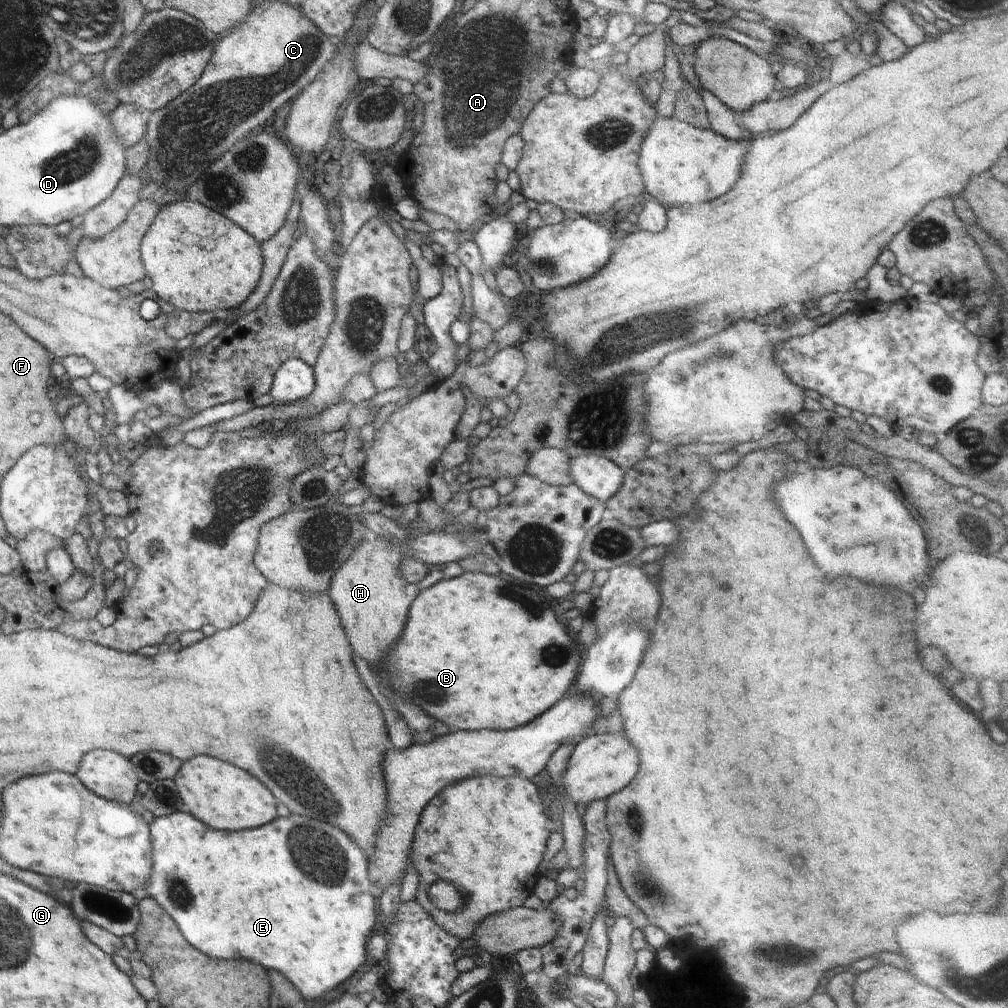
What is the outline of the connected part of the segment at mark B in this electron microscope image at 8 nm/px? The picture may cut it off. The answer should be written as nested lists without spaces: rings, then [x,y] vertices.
[[[462,573],[458,577],[442,579],[434,586],[417,592],[416,598],[409,608],[408,622],[404,624],[402,636],[398,638],[398,642],[392,648],[394,654],[390,656],[390,666],[394,670],[394,682],[396,682],[394,688],[402,688],[402,692],[406,692],[406,696],[410,700],[416,700],[418,708],[420,710],[424,708],[426,714],[430,712],[430,716],[436,716],[438,720],[446,722],[448,726],[460,728],[460,730],[488,728],[488,730],[507,731],[532,722],[537,716],[552,708],[572,688],[585,656],[585,646],[579,642],[577,635],[564,628],[565,624],[558,620],[558,616],[554,614],[554,610],[550,606],[551,601],[552,598],[543,591],[519,584],[502,575],[492,576],[482,573]]]

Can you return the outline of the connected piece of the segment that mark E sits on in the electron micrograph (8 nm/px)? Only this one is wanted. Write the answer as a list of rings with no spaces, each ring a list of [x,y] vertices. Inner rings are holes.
[[[178,810],[168,815],[154,817],[149,824],[152,833],[153,845],[153,874],[146,892],[148,897],[154,898],[156,904],[174,920],[184,938],[200,952],[214,956],[214,958],[248,958],[264,968],[274,968],[288,976],[288,980],[298,988],[302,998],[314,1006],[321,1001],[326,1001],[325,994],[340,986],[348,980],[354,972],[363,966],[366,960],[366,944],[374,924],[376,924],[376,906],[371,893],[371,884],[368,880],[367,856],[350,836],[346,836],[342,830],[334,828],[332,824],[310,820],[306,816],[288,816],[288,818],[276,818],[274,822],[256,828],[256,830],[242,830],[242,832],[220,832],[212,830],[210,826],[202,824],[200,820],[190,816],[186,810]]]

